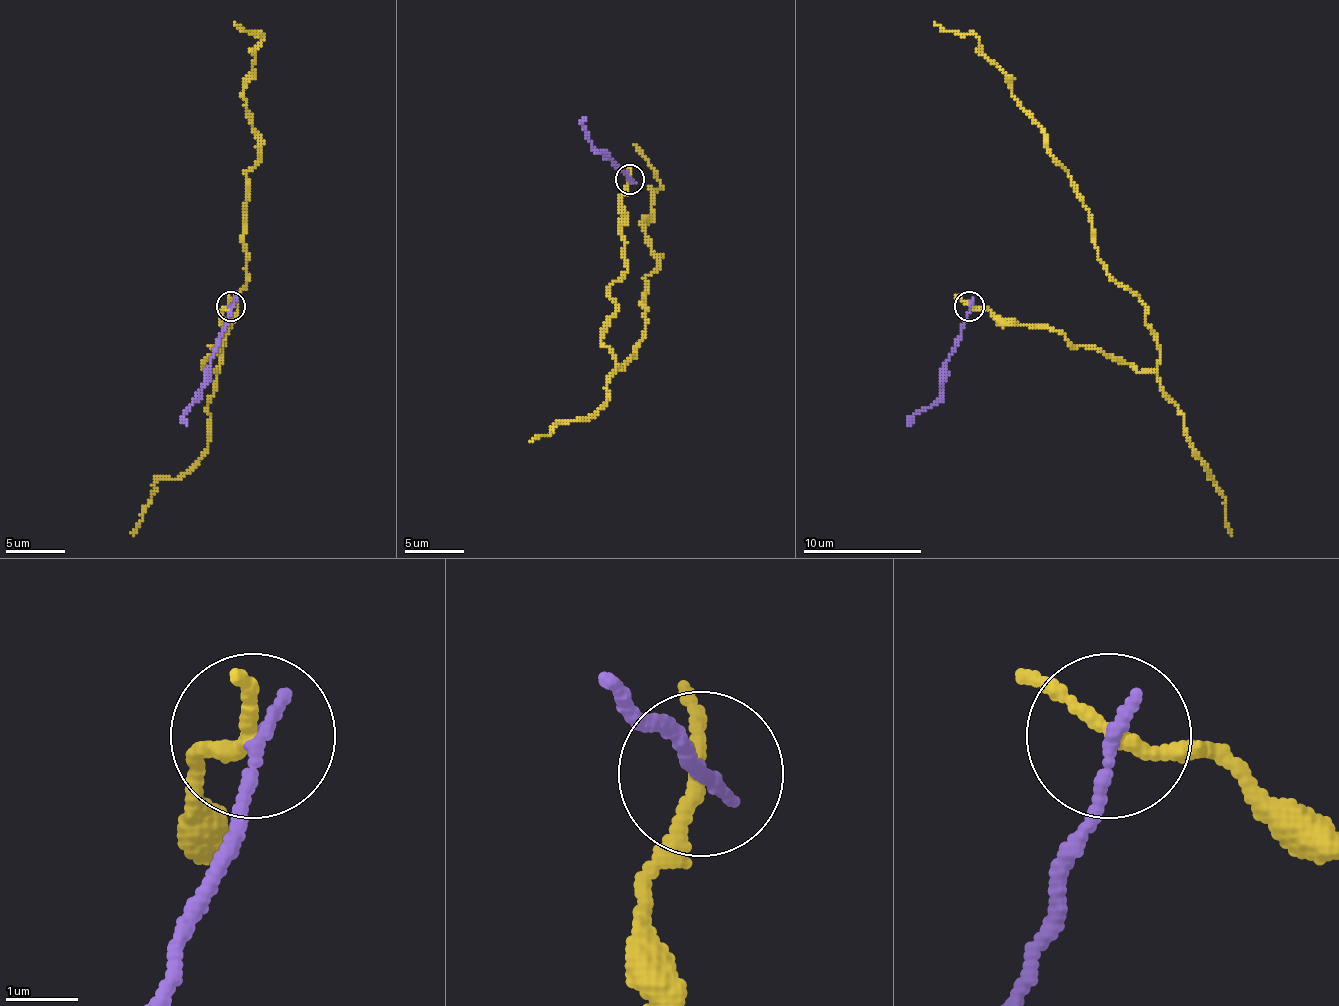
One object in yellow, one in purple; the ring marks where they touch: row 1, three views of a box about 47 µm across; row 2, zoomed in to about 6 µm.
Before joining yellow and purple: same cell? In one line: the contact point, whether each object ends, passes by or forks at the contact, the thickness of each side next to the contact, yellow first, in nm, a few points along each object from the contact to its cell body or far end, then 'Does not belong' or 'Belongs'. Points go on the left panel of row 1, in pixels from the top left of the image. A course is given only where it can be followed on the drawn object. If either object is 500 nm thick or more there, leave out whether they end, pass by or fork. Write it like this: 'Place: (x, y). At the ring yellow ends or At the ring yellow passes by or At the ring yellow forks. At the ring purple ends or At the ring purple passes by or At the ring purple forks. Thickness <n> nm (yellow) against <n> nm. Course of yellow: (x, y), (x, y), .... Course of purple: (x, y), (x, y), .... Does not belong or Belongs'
Place: (230, 306). At the ring yellow passes by. At the ring purple ends. Thickness 170 nm (yellow) against 200 nm. Course of yellow: (231, 307), (201, 363), (213, 372), (246, 271), (246, 173), (258, 158), (243, 93), (261, 34), (234, 22). Course of purple: (231, 307), (219, 345), (207, 366), (201, 393), (184, 417), (187, 425). Does not belong

